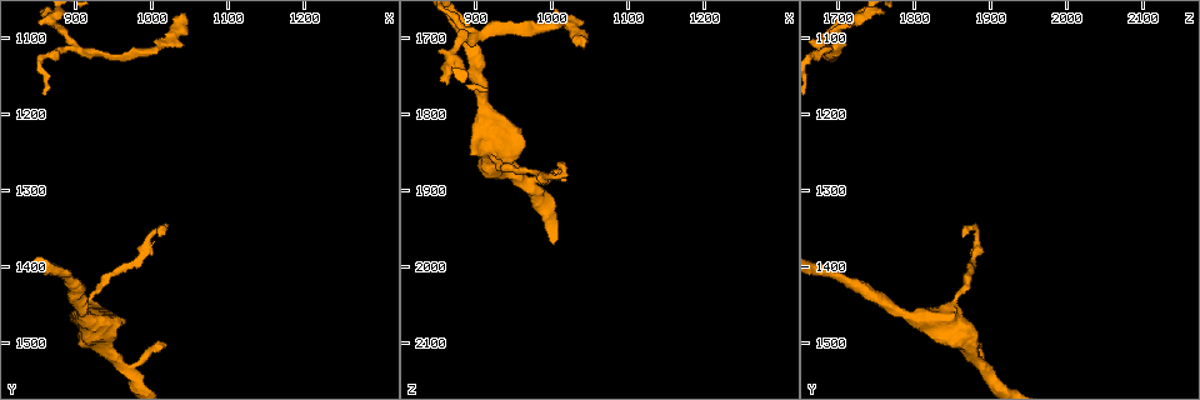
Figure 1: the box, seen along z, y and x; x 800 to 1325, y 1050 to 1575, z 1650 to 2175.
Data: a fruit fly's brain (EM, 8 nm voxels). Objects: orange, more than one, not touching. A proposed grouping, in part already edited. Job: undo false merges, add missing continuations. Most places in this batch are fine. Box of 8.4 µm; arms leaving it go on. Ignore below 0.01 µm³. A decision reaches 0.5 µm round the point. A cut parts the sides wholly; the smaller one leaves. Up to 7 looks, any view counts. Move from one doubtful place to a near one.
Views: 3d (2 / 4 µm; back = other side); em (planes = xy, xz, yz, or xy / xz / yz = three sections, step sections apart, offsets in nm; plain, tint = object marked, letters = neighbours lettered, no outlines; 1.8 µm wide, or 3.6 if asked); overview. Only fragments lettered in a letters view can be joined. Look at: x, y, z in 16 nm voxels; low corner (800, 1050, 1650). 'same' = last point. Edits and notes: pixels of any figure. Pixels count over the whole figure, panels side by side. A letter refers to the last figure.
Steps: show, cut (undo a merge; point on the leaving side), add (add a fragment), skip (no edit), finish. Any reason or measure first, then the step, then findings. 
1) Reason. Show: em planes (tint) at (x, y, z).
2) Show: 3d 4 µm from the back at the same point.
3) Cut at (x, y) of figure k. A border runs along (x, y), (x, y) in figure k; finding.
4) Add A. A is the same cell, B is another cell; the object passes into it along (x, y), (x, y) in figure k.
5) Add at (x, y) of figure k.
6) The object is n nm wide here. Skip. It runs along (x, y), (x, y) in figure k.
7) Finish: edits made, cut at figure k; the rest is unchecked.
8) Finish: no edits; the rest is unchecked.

Branch point. Show: em planes (letters) at (895, 1110, 1700).

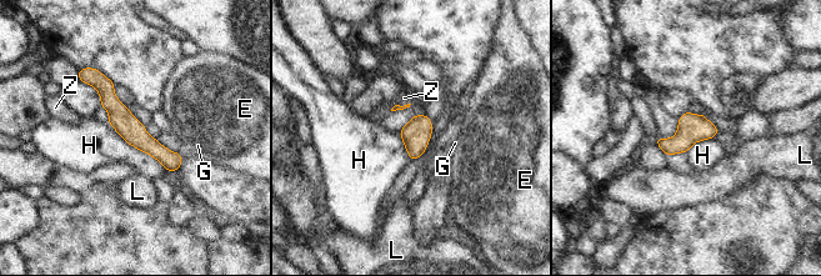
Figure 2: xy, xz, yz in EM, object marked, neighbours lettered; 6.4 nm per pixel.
Skip. E, G, H, L and Z are other cells; all the same cell.

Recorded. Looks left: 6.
Long arm stops here. Show: 3d 4 µm at (1010, 1360, 1865).

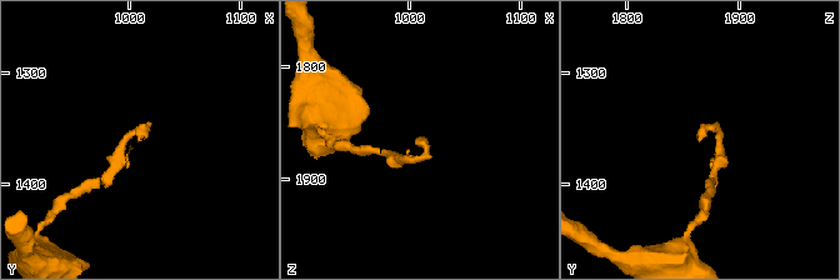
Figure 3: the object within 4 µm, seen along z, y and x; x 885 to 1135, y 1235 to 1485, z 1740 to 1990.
Show: em 3.6 µm planes (letters) at (1010, 1362, 1866).

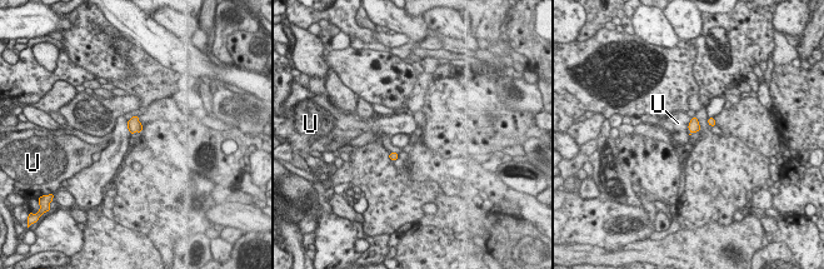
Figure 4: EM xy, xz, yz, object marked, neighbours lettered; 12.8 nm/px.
The object is 130 nm wide here. Skip. U is another cell; a border runs along (138, 116), (143, 125) in figure 4; no lettered fragment goes on from it.

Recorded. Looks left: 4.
An open end. Show: em planes (letters) at (1015, 1505, 1890).

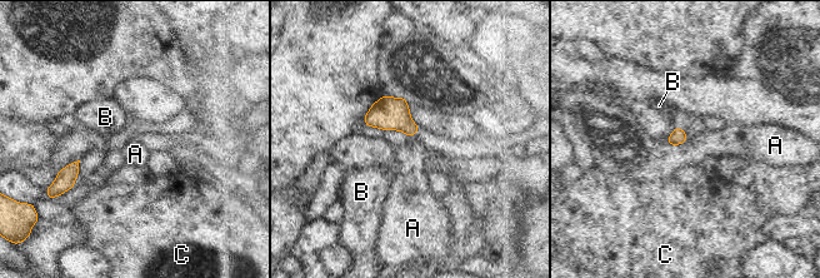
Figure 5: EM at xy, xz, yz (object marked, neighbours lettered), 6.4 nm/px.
Skip. A, B and C are other cells; none of them fits.

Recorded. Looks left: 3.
Finish: no edits; the rest is unchecked.

